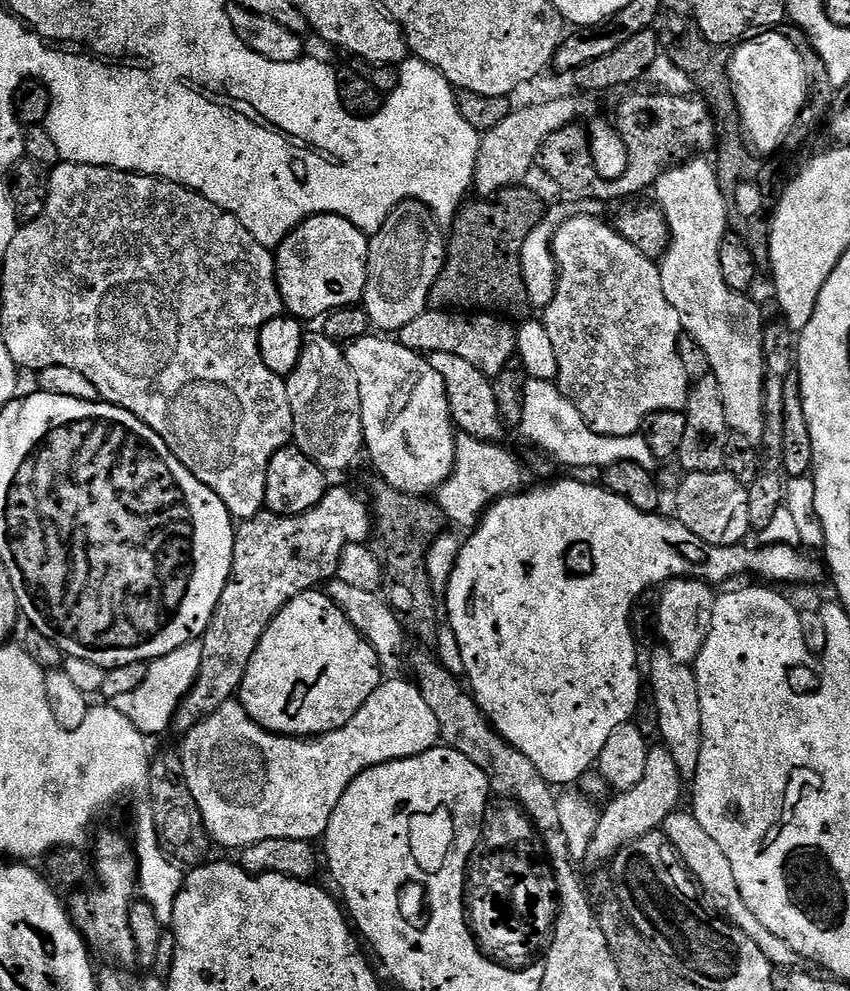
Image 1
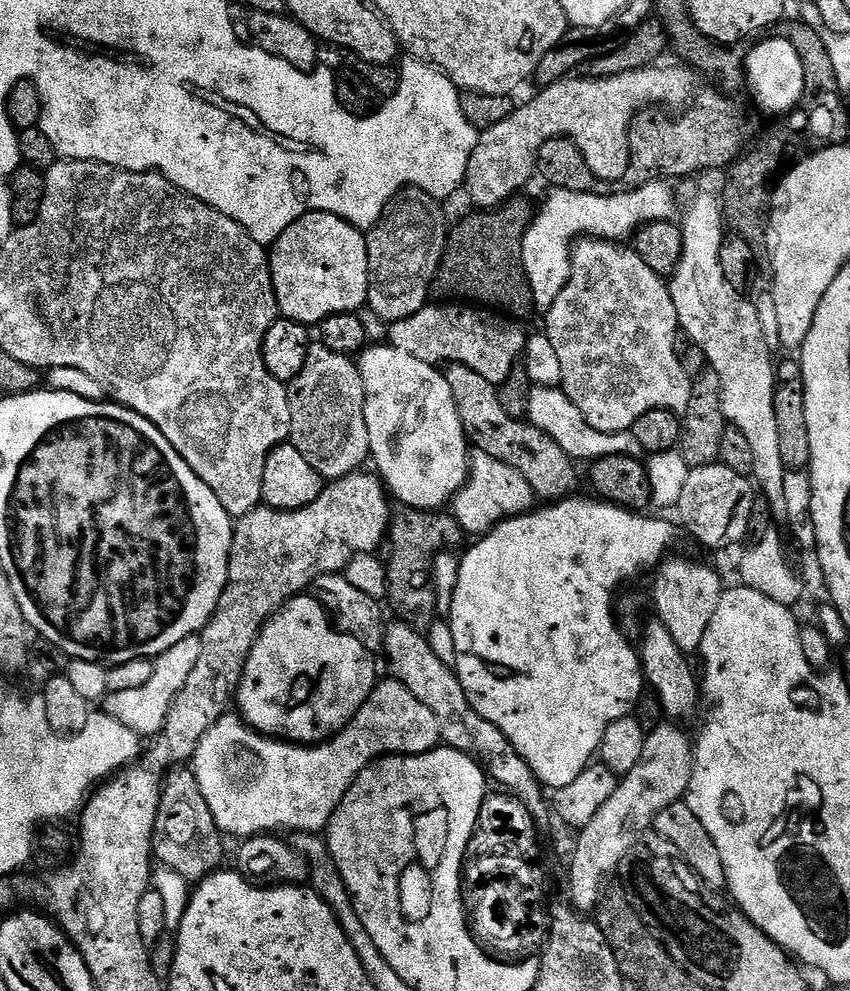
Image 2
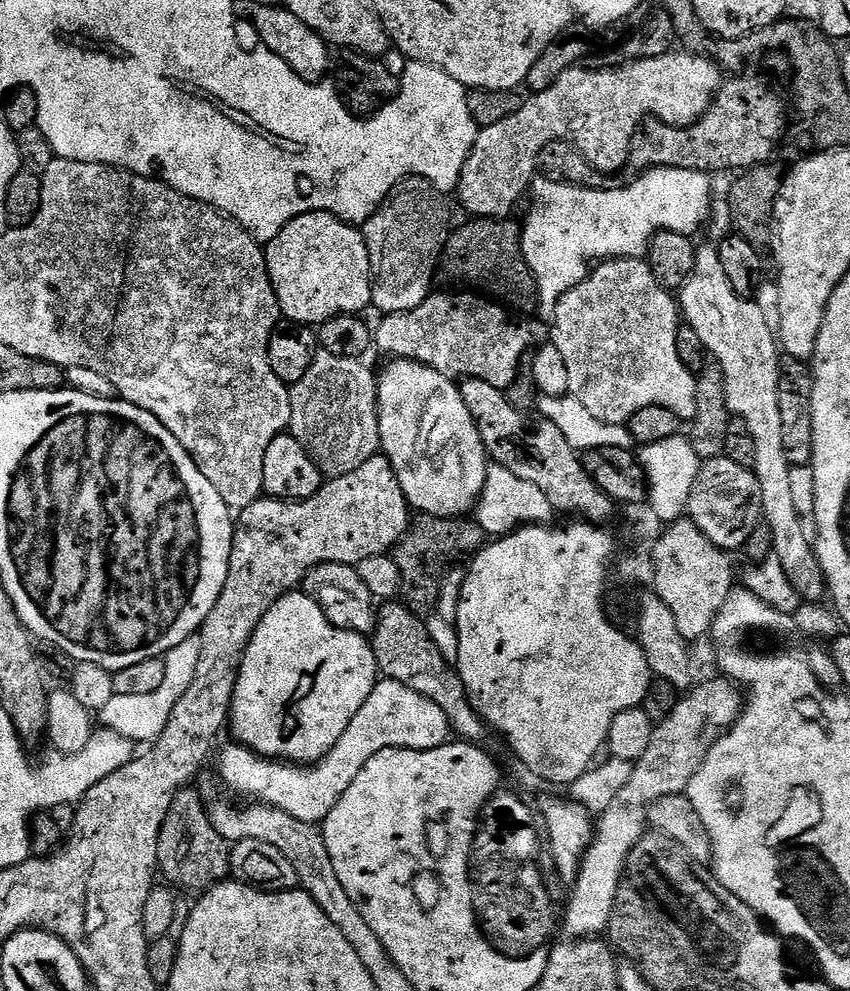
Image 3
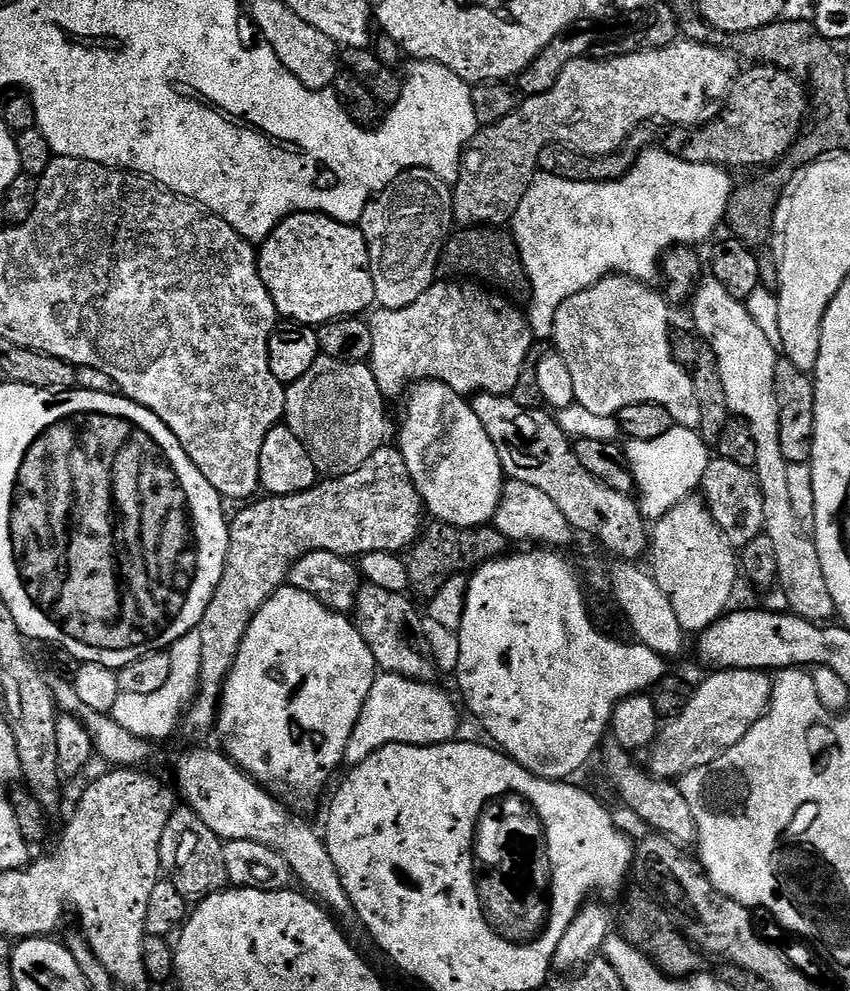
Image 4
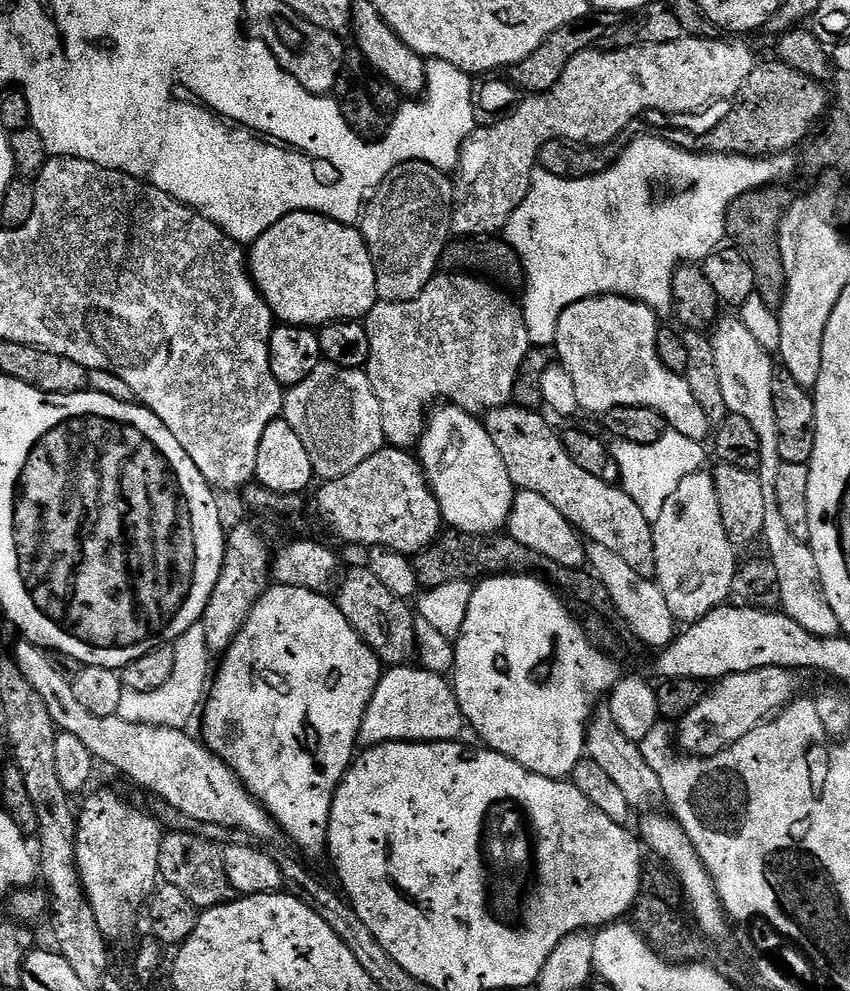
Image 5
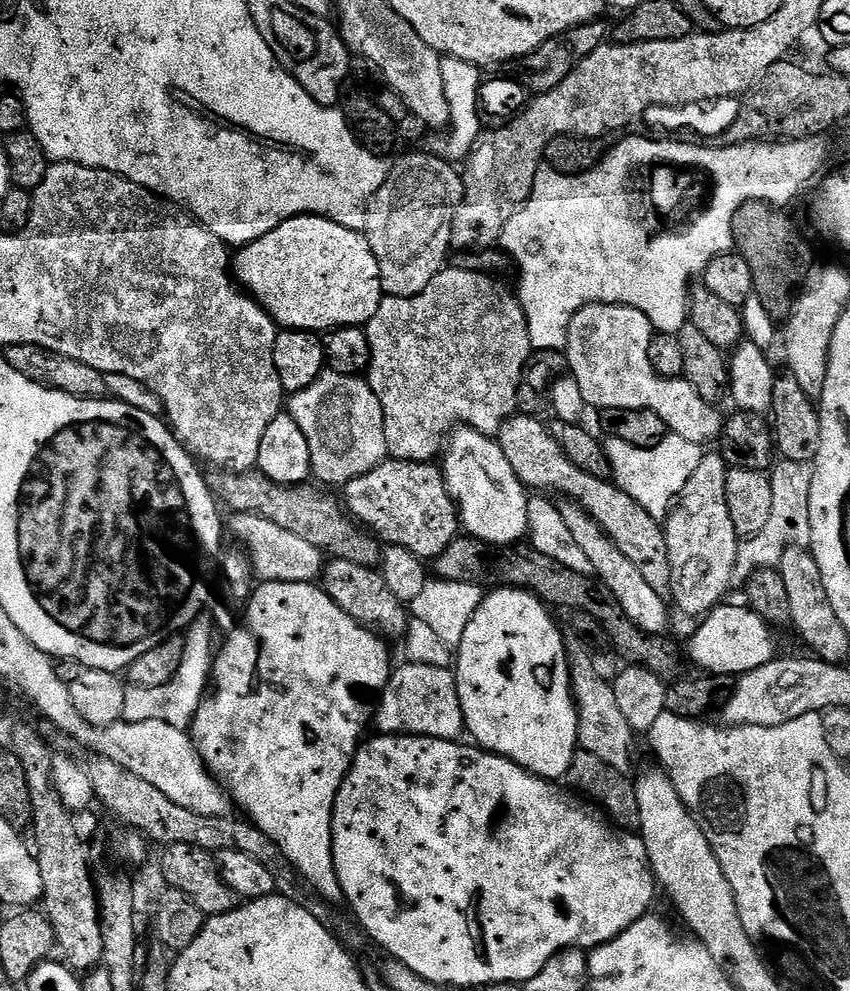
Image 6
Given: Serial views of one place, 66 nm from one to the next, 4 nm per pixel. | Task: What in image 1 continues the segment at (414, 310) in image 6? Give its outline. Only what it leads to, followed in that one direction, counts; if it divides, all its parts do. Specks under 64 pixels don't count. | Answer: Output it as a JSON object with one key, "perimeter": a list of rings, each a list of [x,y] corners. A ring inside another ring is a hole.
{"perimeter":[[[429,310],[423,312],[414,322],[406,322],[406,326],[400,329],[398,339],[410,350],[421,354],[441,352],[442,354],[458,354],[470,366],[478,366],[482,374],[494,378],[502,369],[509,367],[517,355],[516,349],[517,329],[509,321],[498,317],[490,316],[487,312],[466,312],[463,310]]]}

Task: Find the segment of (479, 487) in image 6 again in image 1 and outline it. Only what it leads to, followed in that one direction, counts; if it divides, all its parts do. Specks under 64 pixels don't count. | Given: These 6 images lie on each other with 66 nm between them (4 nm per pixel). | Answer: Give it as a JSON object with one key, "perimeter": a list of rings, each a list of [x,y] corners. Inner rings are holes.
{"perimeter":[[[369,334],[361,340],[353,340],[347,345],[346,355],[354,370],[354,378],[358,378],[358,394],[362,398],[362,430],[366,456],[368,452],[373,466],[380,471],[377,472],[379,479],[406,494],[428,496],[435,493],[446,482],[446,478],[451,476],[456,465],[458,435],[452,422],[442,374],[434,370],[431,359],[410,350],[399,339],[385,338],[380,334]]]}

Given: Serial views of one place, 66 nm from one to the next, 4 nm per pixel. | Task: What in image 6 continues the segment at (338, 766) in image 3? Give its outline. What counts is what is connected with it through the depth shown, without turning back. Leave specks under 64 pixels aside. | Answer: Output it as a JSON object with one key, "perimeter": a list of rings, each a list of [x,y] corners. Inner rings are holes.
{"perimeter":[[[401,663],[374,708],[374,728],[380,734],[433,736],[439,740],[459,741],[465,735],[462,702],[458,702],[456,673],[452,668]]]}

